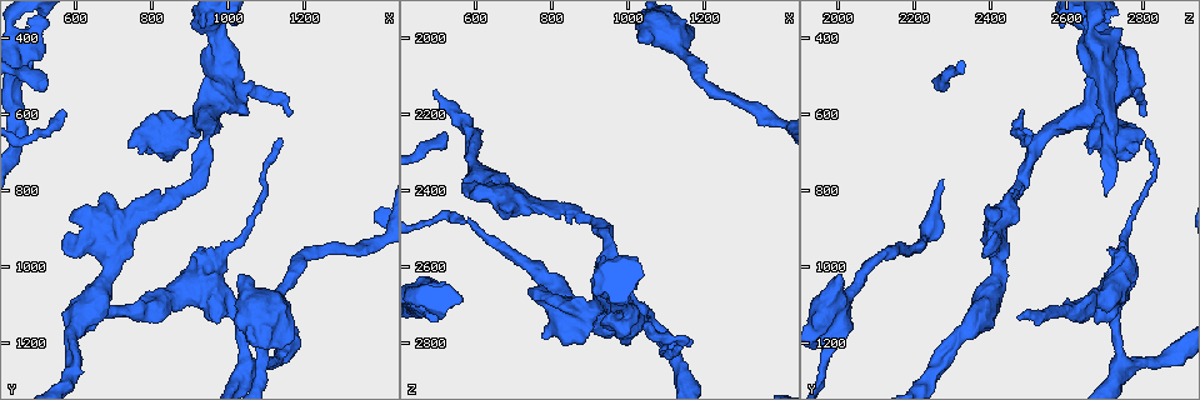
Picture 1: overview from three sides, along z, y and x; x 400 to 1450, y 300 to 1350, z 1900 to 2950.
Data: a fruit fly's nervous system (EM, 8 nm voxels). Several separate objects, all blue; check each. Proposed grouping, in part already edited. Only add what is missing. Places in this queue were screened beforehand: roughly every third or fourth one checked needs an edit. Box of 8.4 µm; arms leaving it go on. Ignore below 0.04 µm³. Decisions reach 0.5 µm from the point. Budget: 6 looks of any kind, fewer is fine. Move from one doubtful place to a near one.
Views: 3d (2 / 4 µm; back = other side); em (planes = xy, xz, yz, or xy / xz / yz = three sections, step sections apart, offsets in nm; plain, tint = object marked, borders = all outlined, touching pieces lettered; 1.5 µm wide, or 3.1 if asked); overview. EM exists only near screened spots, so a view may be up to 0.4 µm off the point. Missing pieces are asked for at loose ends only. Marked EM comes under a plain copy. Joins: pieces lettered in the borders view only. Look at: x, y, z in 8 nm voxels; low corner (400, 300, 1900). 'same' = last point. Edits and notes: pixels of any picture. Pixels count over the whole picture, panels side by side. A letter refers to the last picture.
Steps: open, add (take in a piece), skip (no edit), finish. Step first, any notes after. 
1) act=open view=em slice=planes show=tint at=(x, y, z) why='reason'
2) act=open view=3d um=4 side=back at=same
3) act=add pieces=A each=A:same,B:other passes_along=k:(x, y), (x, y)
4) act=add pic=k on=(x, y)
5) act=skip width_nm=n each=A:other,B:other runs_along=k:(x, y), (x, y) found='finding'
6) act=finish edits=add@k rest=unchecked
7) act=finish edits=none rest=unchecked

act=open view=em slice=planes show=borders at=(575, 1130, 2475) why='free end'

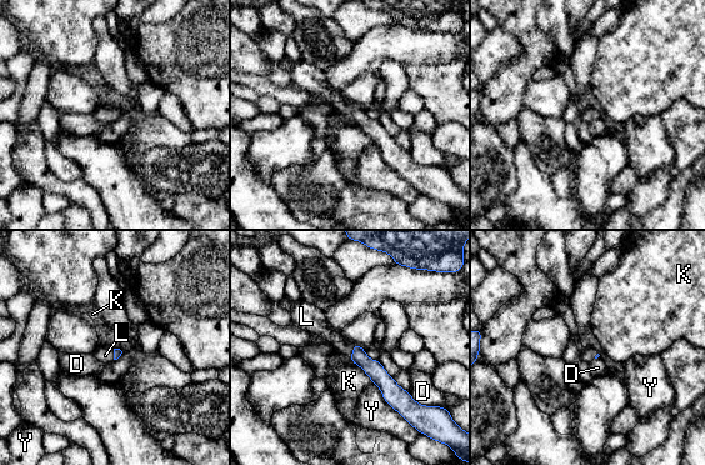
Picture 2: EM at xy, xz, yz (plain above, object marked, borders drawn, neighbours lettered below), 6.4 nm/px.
act=add pieces=L each=D:other,K:other,L:same,Y:other found='it goes on there'

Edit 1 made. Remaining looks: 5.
act=open view=3d um=4 at=(1030, 1030, 2000) why='thick end'

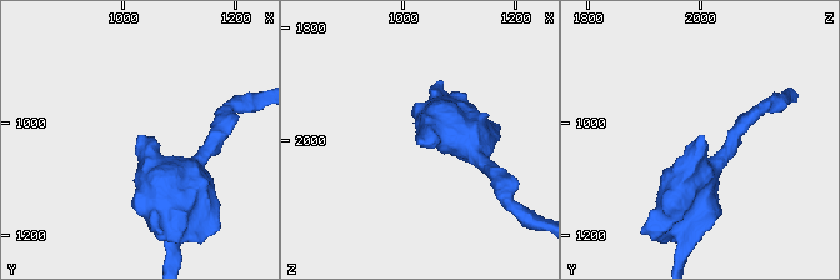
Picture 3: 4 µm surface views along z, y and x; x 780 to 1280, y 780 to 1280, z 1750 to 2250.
act=open view=em slice=xz step=8 show=borders at=(1025, 1025, 2000)

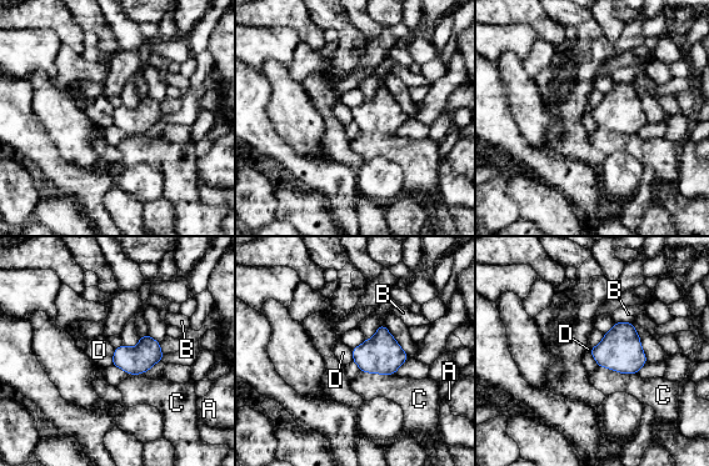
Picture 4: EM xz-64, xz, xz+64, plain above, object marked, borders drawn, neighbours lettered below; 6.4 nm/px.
act=open view=em slice=xy step=8 show=borders at=same

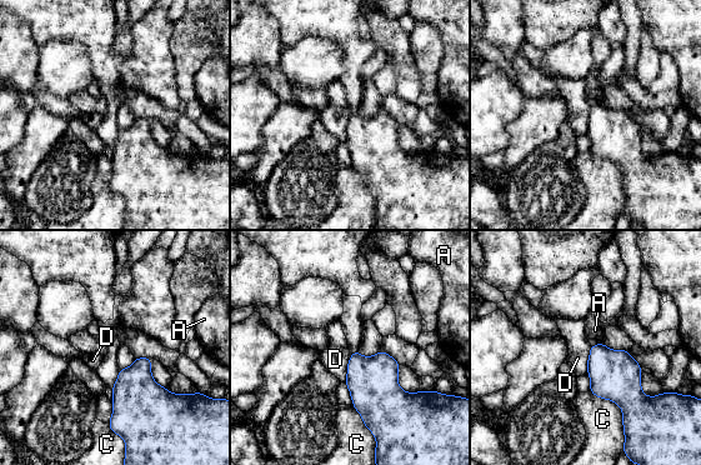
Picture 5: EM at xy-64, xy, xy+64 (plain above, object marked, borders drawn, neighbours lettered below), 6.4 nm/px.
act=skip each=A:other,C:other,D:other border=5:(350, 355), (348, 374), (344, 380) found='none of them fits'

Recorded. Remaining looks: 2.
act=open view=3d um=2 side=back at=(780, 675, 2790) why='free end'

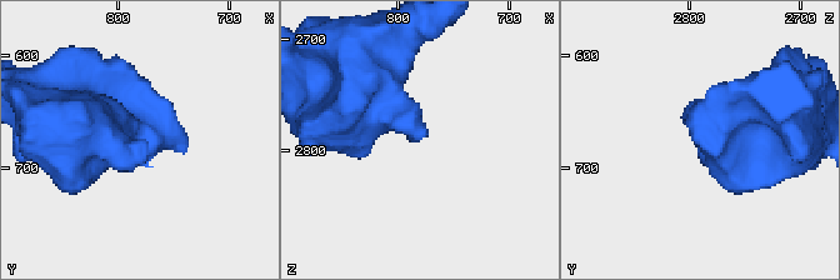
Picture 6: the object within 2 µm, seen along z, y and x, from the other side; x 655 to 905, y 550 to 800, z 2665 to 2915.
act=open view=em slice=planes show=borders at=(776, 674, 2784)

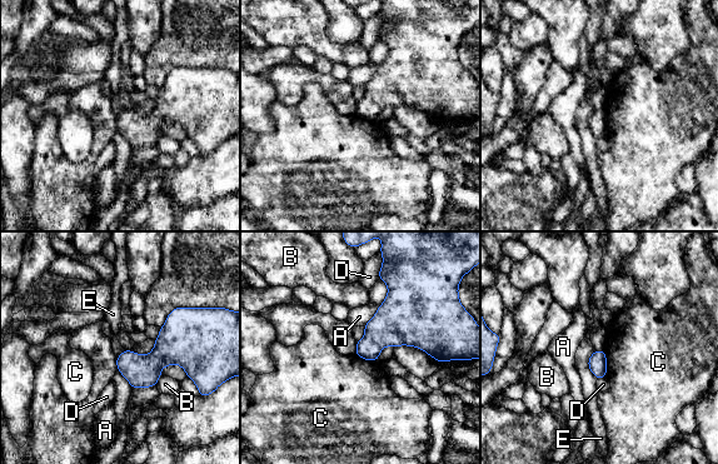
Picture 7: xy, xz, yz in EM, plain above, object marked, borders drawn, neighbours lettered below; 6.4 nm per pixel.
act=skip longest_contact=A:340nm each=A:other,B:other,C:other,D:other,E:other border=7:(603, 350), (606, 357), (606, 377) found='none of them fits'

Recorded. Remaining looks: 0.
act=finish edits=add@2 rest=unchecked

